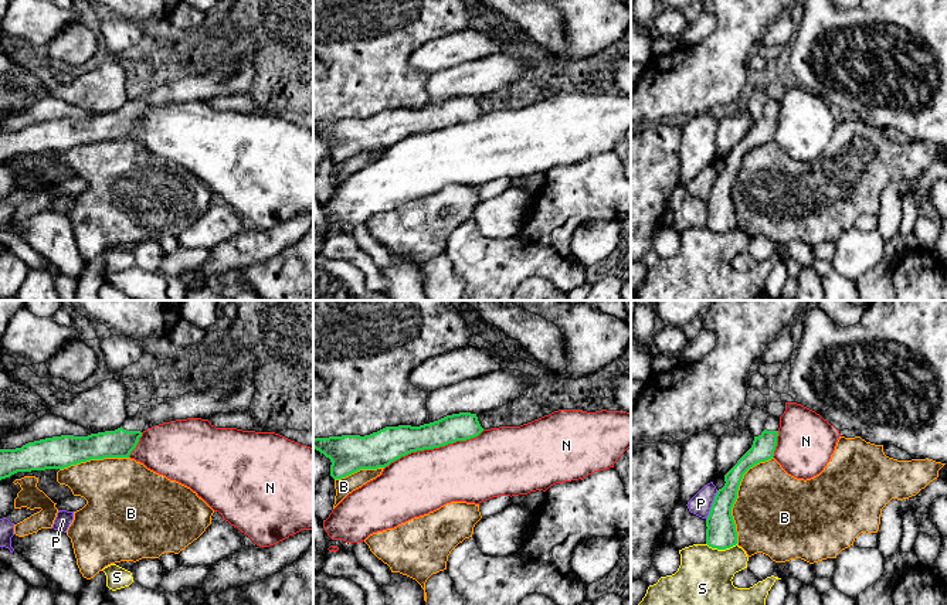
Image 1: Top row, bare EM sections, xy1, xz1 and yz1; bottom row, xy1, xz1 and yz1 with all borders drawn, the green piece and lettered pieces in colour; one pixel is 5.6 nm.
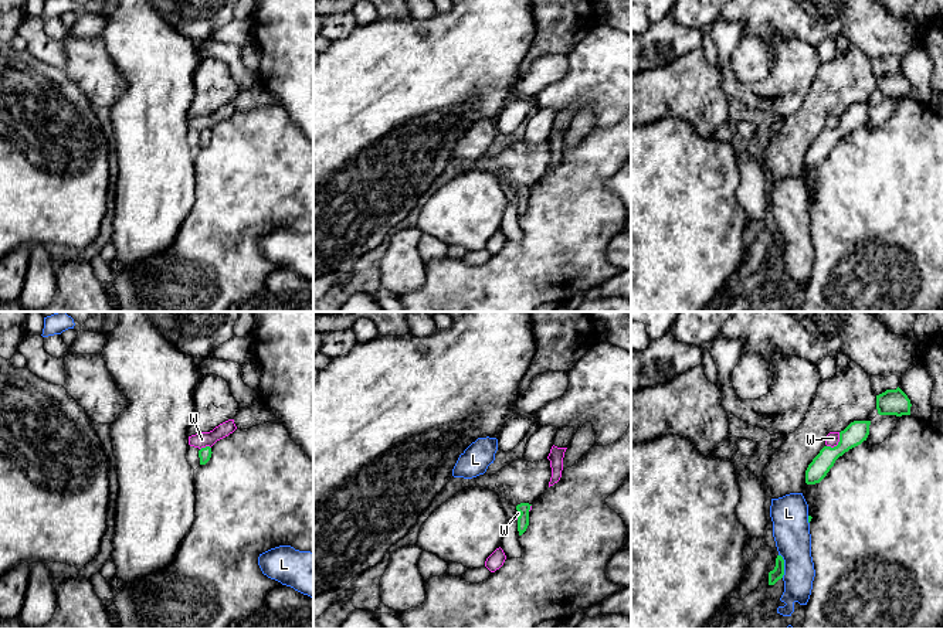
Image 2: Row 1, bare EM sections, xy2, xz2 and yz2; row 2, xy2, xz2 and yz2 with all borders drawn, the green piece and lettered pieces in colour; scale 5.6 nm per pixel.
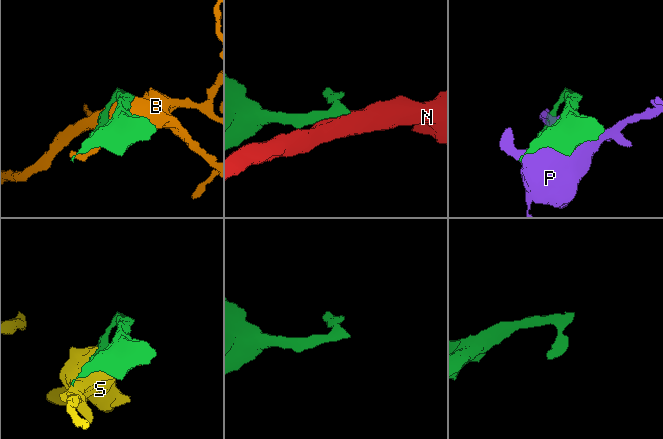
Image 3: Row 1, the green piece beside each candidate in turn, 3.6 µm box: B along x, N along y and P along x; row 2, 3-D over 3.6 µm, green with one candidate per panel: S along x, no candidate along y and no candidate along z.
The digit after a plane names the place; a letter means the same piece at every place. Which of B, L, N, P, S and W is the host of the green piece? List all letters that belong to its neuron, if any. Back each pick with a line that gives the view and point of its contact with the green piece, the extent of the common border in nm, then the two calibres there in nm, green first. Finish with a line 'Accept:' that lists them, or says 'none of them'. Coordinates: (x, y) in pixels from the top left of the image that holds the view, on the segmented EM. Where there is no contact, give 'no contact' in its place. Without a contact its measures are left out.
Accept: none of them

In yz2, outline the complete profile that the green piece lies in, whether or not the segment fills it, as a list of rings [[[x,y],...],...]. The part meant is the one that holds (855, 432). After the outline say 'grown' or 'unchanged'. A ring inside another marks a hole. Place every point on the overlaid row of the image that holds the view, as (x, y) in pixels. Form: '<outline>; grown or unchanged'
[[[854,421],[841,431],[838,445],[834,448],[824,446],[808,465],[805,470],[805,483],[820,483],[839,456],[866,441],[869,435],[869,425],[871,421]]]; unchanged

